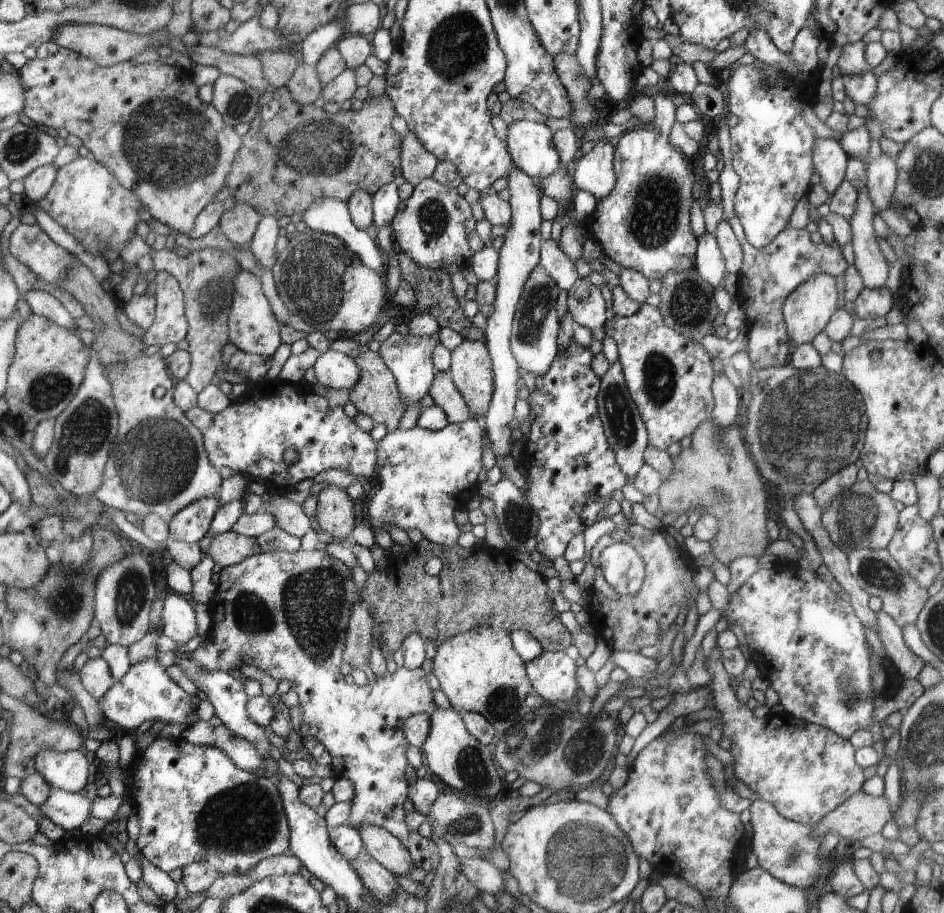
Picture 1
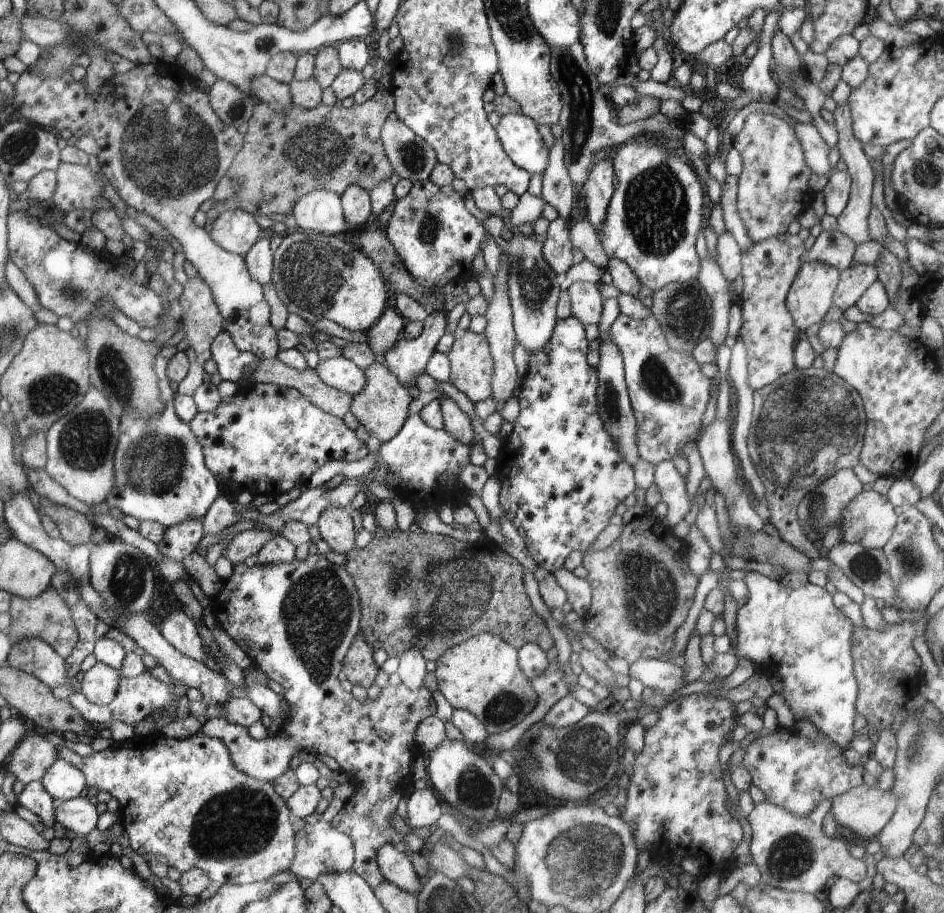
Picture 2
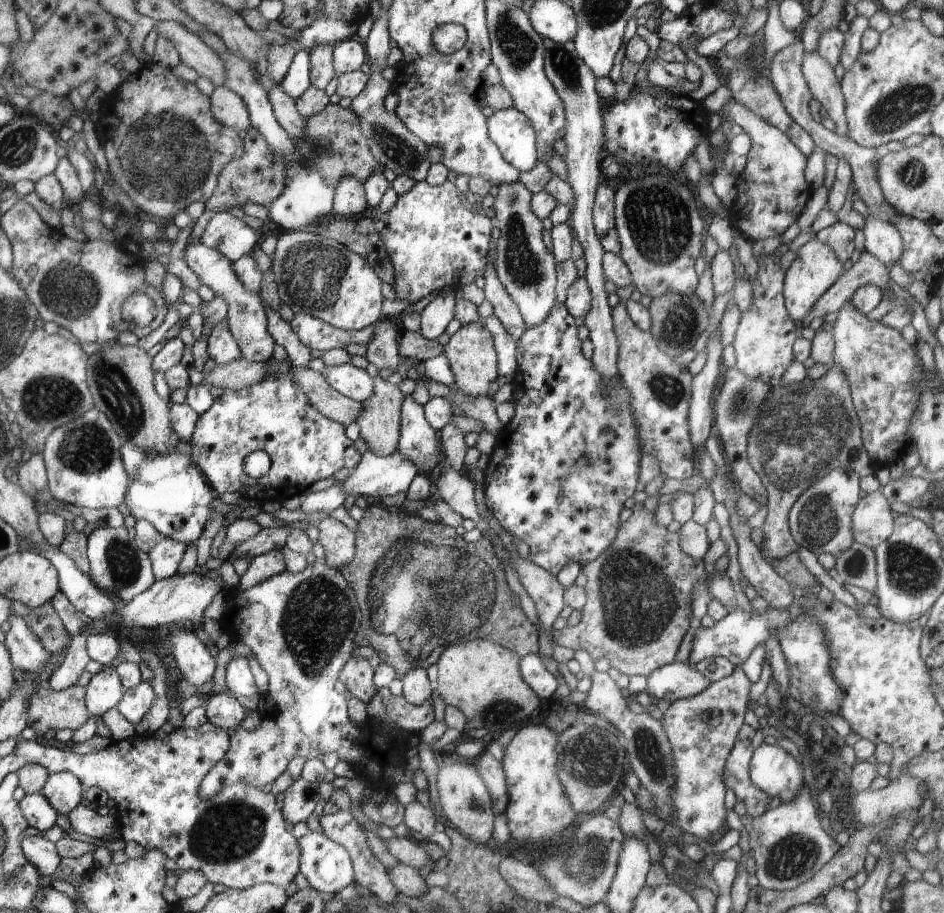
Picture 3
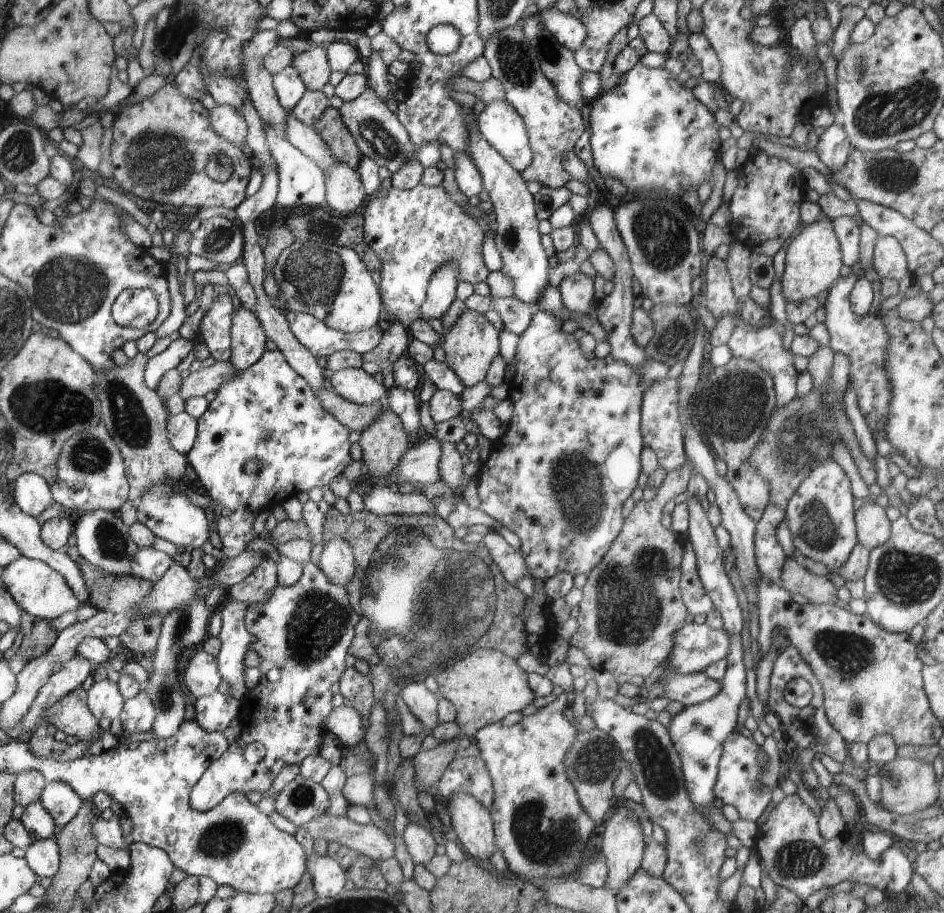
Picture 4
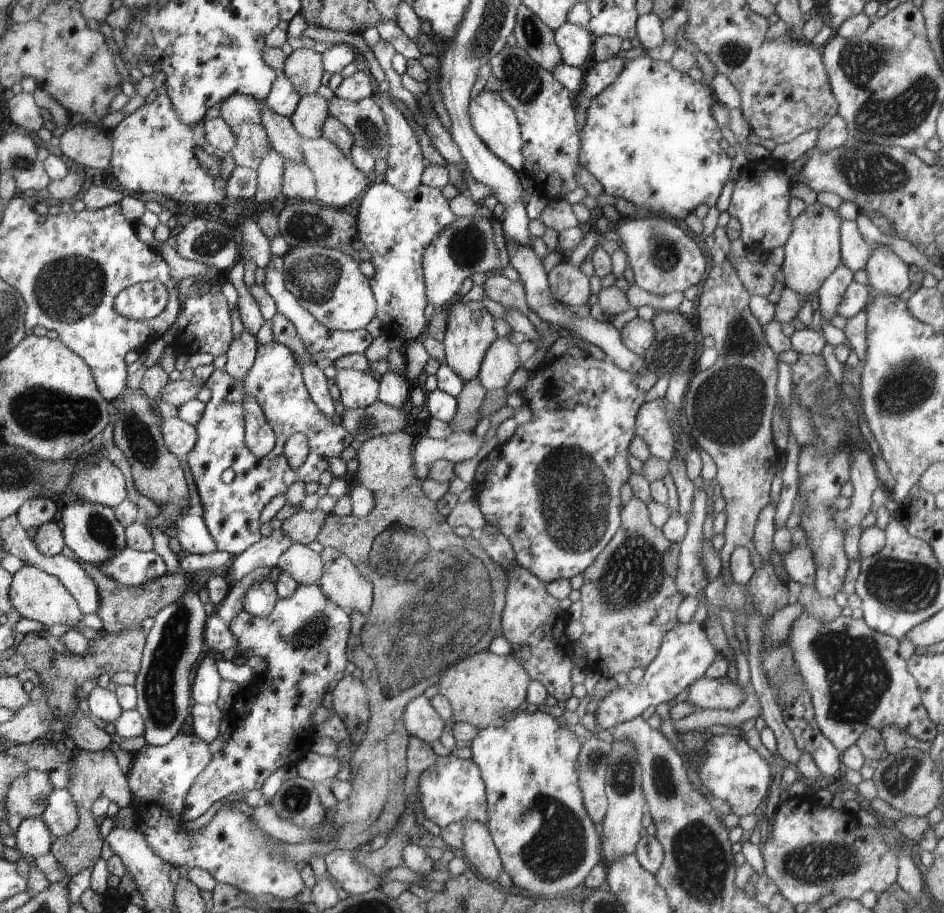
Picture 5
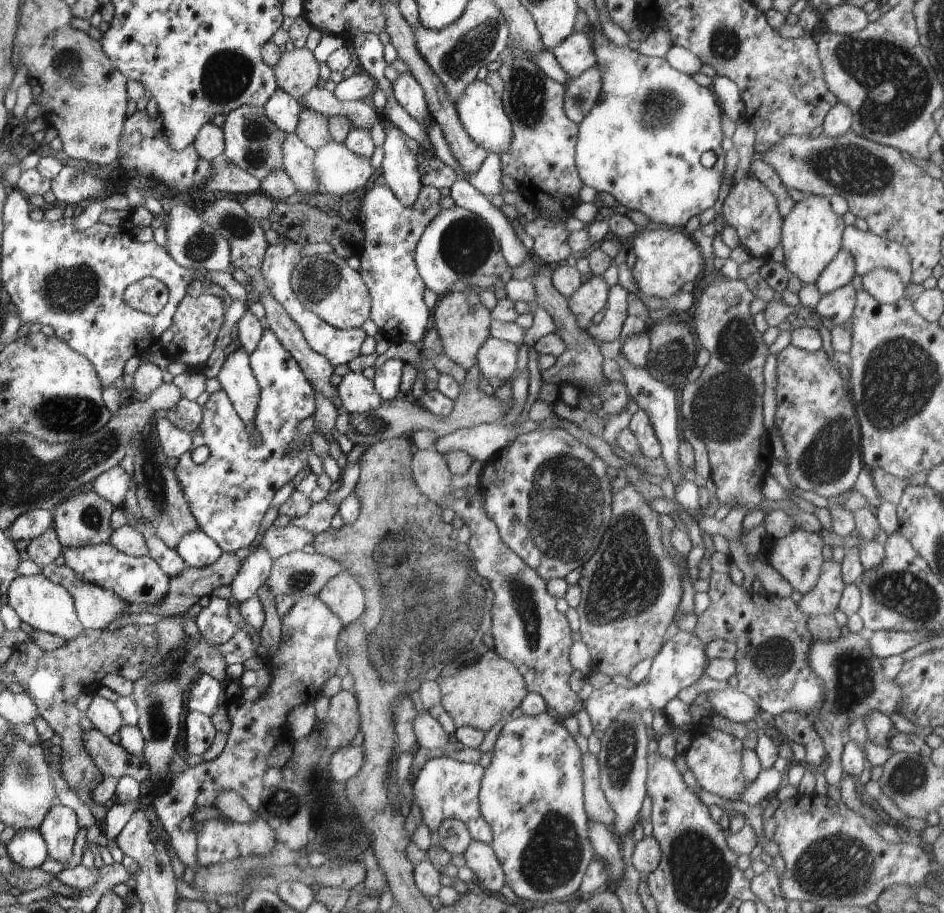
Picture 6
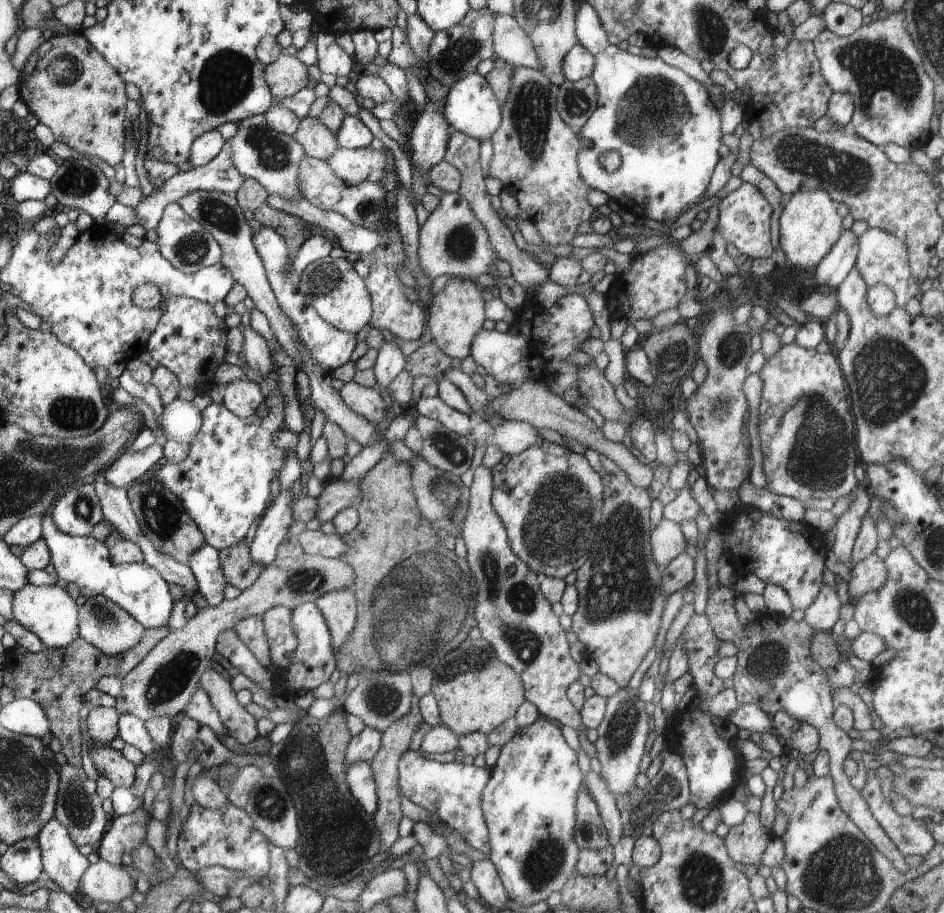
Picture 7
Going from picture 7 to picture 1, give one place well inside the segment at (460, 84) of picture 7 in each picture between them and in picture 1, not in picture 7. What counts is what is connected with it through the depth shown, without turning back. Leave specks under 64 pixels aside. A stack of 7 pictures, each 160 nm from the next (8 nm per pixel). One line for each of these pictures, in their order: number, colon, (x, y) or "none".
1: (530, 143)
2: (519, 134)
3: (513, 132)
4: (502, 126)
5: (493, 119)
6: (481, 111)

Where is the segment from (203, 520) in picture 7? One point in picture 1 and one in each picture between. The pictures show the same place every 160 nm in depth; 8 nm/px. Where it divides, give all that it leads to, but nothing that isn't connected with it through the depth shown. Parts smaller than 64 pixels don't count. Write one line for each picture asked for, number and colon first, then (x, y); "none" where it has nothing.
1: (251, 435)
2: (267, 438)
3: (275, 415)
4: (268, 412)
5: (232, 511)
6: (229, 494)

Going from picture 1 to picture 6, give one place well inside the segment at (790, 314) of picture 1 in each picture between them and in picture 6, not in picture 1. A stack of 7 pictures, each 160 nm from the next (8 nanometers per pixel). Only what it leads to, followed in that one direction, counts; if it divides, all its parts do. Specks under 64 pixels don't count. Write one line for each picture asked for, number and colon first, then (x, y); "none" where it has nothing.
2: (811, 295)
3: (816, 267)
4: (813, 260)
5: (813, 251)
6: (811, 234)

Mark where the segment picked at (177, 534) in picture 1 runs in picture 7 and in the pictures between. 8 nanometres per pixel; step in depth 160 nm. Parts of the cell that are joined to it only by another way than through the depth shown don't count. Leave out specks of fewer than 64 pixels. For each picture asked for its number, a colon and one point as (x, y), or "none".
2: (179, 540)
3: (166, 554)
4: (150, 564)
5: (133, 568)
6: (137, 580)
7: (82, 562)

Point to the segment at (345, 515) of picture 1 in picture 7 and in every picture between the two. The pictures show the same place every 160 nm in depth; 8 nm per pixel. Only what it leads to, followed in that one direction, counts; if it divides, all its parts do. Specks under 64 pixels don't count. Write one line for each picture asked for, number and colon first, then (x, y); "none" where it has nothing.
2: (335, 524)
3: (338, 542)
4: (337, 558)
5: (341, 582)
6: (345, 597)
7: (340, 608)

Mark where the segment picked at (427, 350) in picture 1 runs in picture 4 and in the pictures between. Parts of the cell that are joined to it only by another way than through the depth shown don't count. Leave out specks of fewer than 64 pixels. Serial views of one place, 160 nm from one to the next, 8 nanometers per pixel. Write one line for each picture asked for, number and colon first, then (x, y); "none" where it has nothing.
2: (408, 358)
3: (435, 317)
4: (441, 291)

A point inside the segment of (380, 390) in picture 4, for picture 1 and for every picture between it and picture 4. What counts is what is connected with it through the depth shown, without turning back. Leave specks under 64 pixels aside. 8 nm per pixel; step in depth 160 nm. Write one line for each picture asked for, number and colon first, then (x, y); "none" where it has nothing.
1: (333, 369)
2: (340, 373)
3: (353, 382)

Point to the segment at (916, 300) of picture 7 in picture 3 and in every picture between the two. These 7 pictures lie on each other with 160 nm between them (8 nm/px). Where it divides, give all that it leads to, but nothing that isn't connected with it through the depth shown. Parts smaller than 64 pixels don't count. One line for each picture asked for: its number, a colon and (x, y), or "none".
3: (839, 236)
4: (847, 231)
5: (855, 251)
6: (870, 251)

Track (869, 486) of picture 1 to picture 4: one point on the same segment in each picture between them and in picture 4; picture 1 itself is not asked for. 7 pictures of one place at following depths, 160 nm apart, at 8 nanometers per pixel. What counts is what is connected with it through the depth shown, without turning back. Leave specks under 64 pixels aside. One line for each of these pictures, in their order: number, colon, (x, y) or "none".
2: (869, 519)
3: (873, 522)
4: (873, 527)

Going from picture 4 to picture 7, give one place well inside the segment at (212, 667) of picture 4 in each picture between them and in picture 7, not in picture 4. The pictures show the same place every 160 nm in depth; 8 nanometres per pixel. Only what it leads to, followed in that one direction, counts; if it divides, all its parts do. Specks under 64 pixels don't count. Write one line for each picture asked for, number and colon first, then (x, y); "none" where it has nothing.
5: (205, 689)
6: (202, 696)
7: (199, 708)

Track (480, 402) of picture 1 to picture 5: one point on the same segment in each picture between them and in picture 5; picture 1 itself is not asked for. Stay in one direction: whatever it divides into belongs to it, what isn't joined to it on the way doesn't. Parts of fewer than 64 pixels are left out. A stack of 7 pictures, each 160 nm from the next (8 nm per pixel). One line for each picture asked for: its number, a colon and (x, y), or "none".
2: (472, 364)
3: (470, 351)
4: (472, 343)
5: (470, 331)

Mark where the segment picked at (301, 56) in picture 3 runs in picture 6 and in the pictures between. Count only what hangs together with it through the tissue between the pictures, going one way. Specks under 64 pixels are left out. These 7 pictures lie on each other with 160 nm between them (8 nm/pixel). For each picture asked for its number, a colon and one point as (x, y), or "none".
4: (289, 88)
5: (283, 99)
6: (282, 109)

